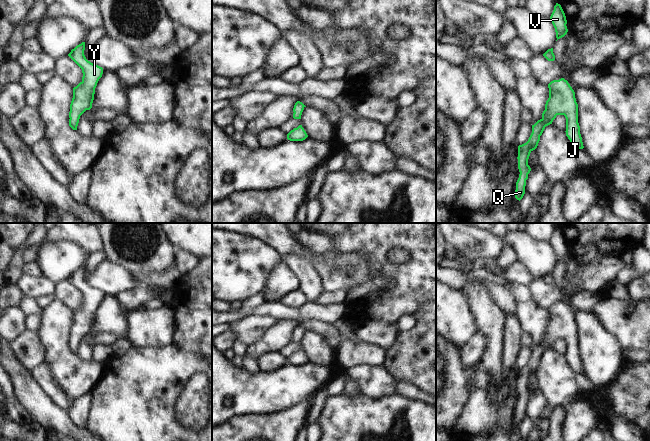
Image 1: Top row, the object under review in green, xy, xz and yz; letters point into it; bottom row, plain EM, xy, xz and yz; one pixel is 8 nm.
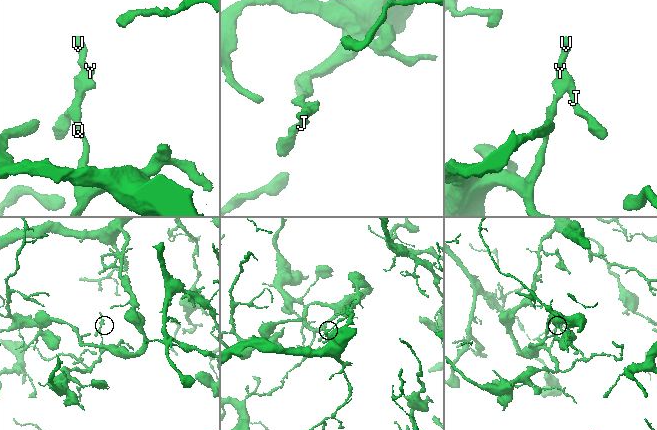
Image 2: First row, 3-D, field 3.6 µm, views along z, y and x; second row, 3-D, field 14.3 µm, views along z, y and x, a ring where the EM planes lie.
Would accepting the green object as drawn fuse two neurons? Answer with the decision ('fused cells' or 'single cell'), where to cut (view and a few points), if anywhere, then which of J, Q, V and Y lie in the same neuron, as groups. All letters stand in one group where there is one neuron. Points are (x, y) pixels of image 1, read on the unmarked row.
single cell; no cut; J Q V Y

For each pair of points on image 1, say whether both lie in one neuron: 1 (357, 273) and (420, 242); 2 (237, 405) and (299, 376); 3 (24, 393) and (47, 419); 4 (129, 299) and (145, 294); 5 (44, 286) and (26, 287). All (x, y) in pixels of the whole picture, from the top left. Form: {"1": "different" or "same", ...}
{"1": "different", "2": "same", "3": "same", "4": "same", "5": "same"}

